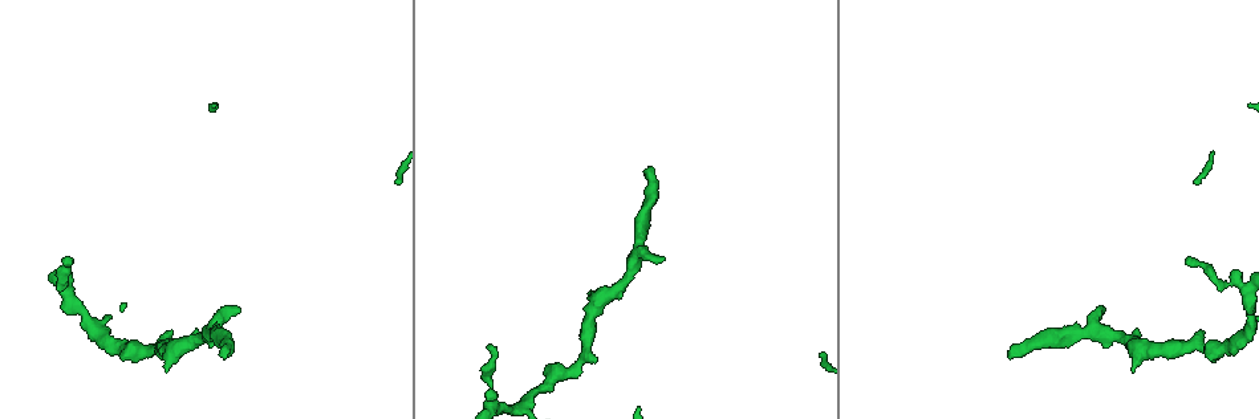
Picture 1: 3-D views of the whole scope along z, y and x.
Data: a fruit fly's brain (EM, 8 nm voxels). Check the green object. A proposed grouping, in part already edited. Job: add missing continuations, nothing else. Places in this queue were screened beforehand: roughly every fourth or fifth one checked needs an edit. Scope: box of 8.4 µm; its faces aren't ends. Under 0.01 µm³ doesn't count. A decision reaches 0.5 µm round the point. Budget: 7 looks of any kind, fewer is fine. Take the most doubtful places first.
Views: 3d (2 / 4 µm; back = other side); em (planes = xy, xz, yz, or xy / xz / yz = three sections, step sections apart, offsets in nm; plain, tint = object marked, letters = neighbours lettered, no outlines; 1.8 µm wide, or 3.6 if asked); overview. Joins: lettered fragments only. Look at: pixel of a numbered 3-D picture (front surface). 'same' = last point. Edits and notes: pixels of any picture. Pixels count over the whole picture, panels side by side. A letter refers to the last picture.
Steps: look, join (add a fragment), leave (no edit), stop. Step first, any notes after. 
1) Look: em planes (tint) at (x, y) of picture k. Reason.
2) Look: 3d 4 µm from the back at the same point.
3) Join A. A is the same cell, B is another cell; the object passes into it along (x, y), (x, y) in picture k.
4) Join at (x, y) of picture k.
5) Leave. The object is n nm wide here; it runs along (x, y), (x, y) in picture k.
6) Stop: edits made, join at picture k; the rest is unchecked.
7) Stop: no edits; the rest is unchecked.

Look: em planes (letters) at (649, 168) of picture 1. Branch stops here.

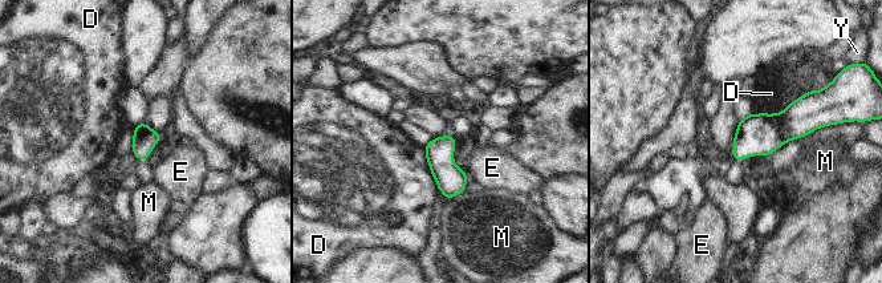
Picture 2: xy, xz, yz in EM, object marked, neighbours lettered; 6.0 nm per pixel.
Leave. The object is 150 nm wide here; D, E, M and Y are other cells; no lettered fragment goes on from it.

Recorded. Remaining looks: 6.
Look: em xy step 8 (letters) at (1101, 306) of picture 1. Branch stops here.

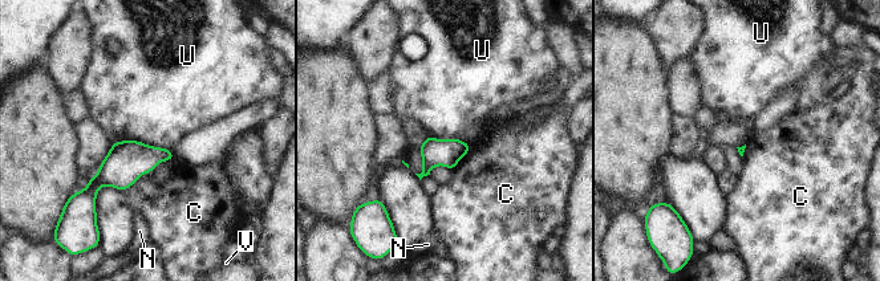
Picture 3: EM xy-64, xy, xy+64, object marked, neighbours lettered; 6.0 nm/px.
Leave. C, N, U and V are other cells; a border runs along (113, 142), (142, 141), (171, 150) in picture 3; none of them fits.

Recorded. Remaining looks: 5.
Look: em planes (letters) at (63, 258) of picture 1.

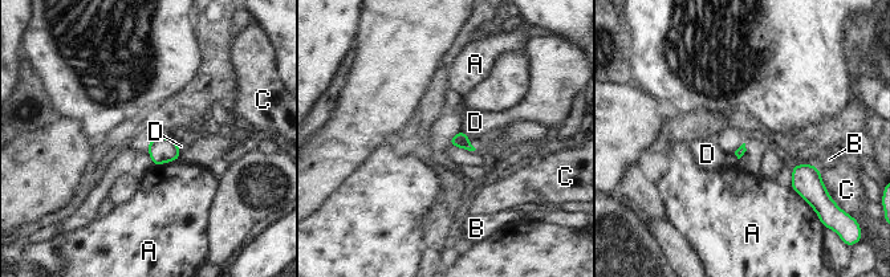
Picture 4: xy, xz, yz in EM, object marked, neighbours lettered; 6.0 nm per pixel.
Leave. A, B, C and D are other cells; a border runs along (463, 130), (468, 135) in picture 4; none of them fits.

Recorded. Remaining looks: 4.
Stop: no edits; the rest is unchecked.

